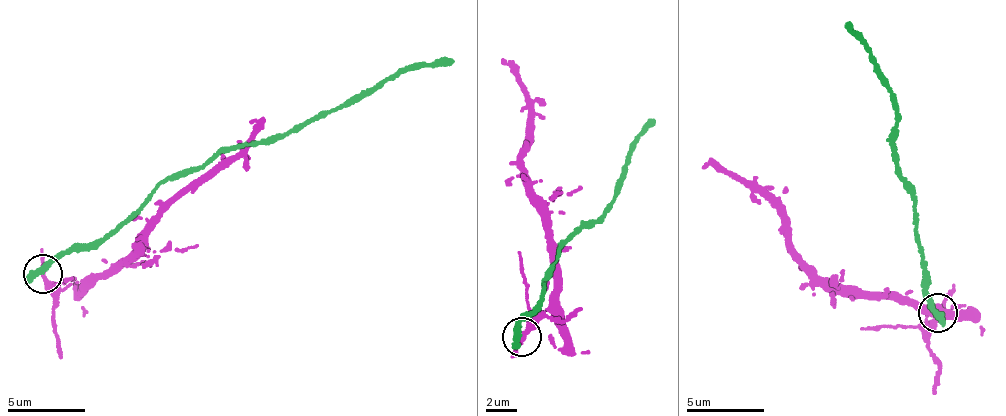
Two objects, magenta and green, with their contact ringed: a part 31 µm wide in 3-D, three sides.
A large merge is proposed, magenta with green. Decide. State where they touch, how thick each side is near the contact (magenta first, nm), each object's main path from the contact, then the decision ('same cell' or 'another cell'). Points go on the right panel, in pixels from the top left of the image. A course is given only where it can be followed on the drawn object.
at (938, 312); 280 nm thick on the magenta side, 550 nm on the other; magenta runs (936, 312), (930, 326), (913, 300), (808, 274), (764, 194), (709, 162), (701, 167); green runs (936, 312), (925, 286), (928, 282), (912, 195), (902, 179), (893, 146), (899, 135), (889, 90), (850, 21); another cell

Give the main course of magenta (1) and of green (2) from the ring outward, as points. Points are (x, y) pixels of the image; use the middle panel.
1: (520, 336), (540, 318), (554, 287), (551, 222), (529, 193), (521, 162), (530, 116), (522, 78), (501, 58)
2: (520, 336), (522, 319), (535, 313), (544, 278), (572, 235), (593, 228), (614, 198), (631, 147), (652, 122)

